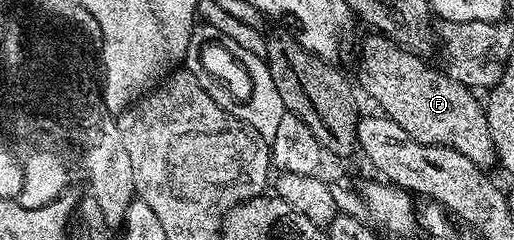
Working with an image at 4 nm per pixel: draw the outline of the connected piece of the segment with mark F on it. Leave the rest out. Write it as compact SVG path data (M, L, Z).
M369 34L361 44L357 76L366 94L381 107L378 109L399 122L412 140L454 148L481 168L492 169L497 164L497 151L491 142L482 101L473 97L474 89L451 79L444 71L428 68L421 60L424 59L418 53L400 48L386 36Z

